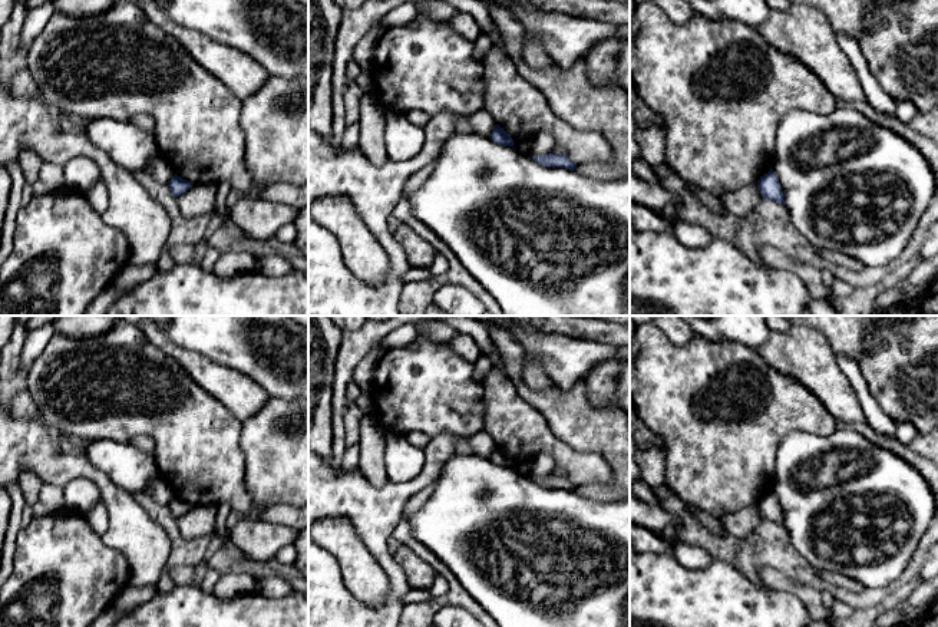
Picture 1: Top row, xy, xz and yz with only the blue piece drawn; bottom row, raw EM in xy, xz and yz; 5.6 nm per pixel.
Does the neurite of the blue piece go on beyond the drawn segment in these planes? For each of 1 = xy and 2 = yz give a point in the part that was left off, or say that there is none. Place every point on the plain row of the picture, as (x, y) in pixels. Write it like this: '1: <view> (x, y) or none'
1: none
2: none

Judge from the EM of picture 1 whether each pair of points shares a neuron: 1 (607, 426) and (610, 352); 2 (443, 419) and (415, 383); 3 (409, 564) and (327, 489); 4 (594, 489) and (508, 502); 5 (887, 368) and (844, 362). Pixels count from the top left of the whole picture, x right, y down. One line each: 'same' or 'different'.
1: different
2: same
3: different
4: different
5: different

